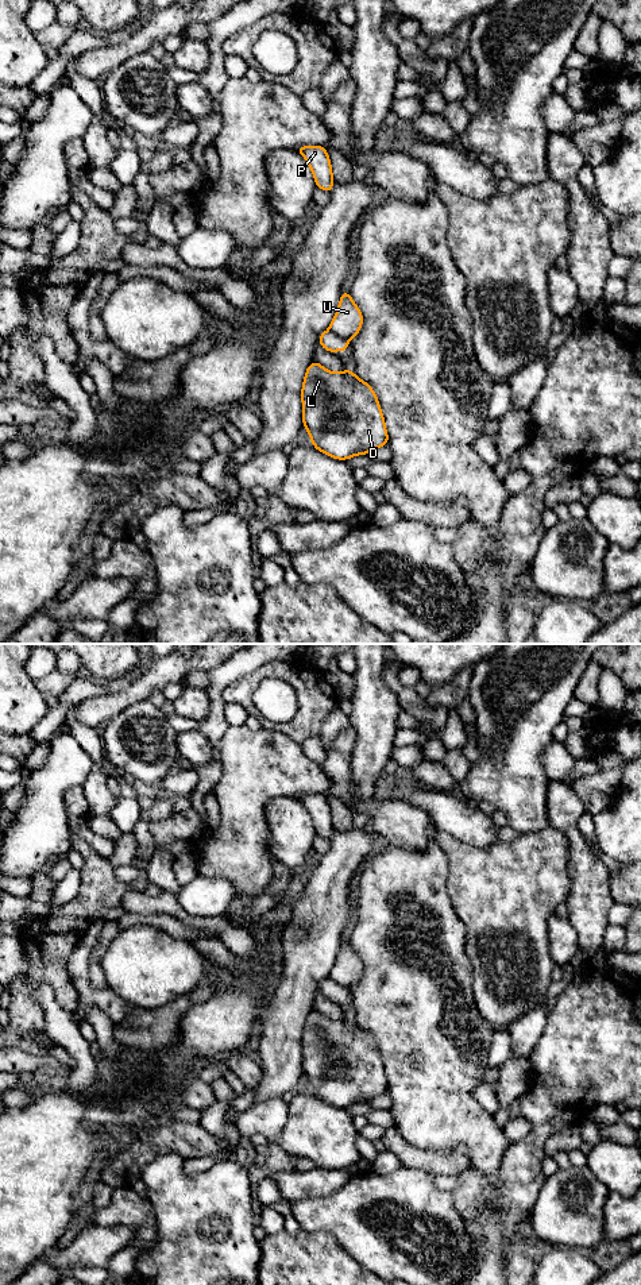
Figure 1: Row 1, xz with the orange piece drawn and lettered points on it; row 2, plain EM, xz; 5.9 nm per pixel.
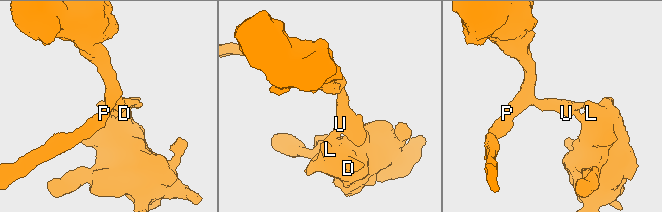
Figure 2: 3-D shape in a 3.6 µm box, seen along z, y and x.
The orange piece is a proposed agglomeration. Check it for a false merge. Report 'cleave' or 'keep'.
cleave

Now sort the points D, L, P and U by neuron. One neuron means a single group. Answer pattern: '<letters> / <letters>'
D L / P U

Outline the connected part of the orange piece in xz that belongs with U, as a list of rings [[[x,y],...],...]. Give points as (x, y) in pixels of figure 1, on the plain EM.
[[[343,939],[336,962],[331,969],[328,979],[341,987],[352,988],[360,980],[362,972],[362,960],[359,958],[358,953],[352,949],[351,942]]]

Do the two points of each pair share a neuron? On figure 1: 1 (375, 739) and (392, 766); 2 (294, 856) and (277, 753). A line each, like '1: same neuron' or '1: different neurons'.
1: different neurons
2: different neurons

